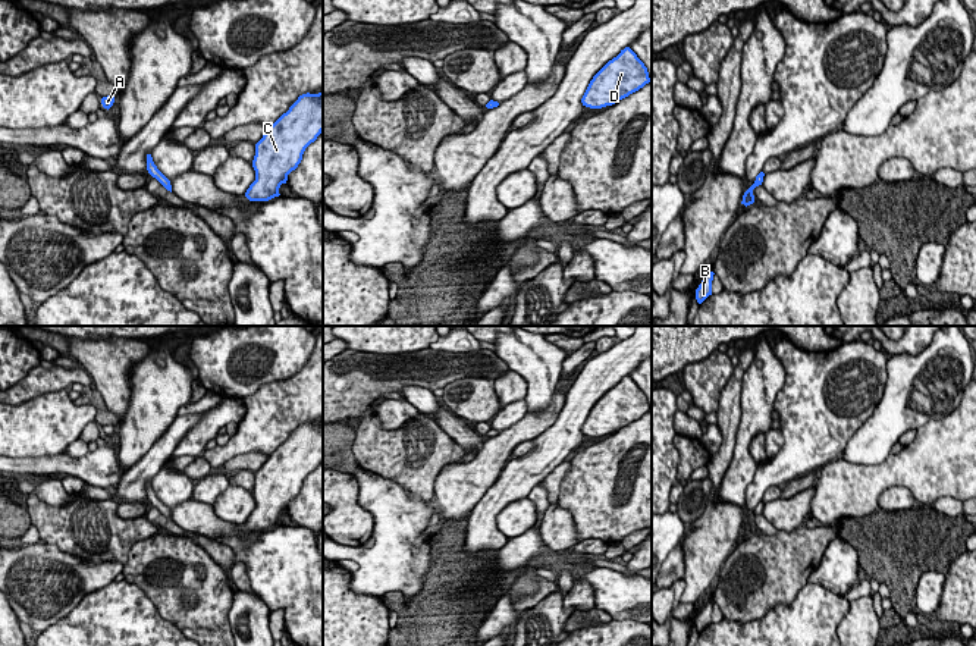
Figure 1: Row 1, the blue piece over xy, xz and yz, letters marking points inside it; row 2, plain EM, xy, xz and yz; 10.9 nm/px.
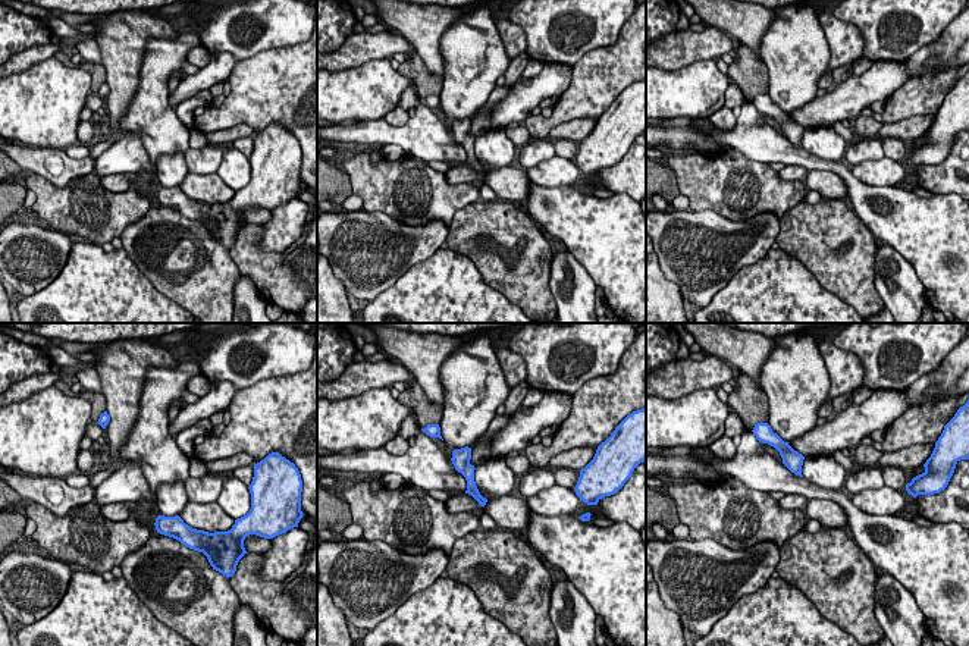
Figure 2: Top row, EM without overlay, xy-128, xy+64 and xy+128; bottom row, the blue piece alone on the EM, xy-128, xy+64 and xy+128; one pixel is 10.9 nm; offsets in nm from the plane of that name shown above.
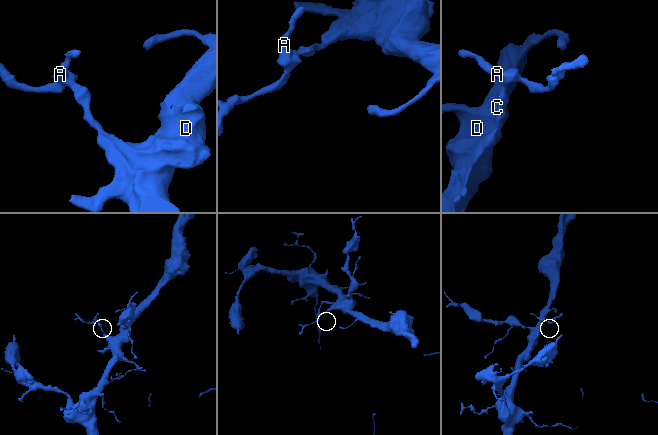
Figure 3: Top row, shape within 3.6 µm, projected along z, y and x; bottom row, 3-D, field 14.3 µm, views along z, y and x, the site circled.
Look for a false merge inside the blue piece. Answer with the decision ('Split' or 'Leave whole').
Split

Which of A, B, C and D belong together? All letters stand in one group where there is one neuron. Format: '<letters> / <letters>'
A / B C D

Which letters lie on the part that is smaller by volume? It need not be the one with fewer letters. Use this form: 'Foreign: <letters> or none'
Foreign: A

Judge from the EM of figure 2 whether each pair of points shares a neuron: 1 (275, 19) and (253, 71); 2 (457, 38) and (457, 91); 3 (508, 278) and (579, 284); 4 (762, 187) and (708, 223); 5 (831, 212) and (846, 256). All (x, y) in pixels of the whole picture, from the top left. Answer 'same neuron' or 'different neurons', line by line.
1: different neurons
2: same neuron
3: different neurons
4: different neurons
5: same neuron

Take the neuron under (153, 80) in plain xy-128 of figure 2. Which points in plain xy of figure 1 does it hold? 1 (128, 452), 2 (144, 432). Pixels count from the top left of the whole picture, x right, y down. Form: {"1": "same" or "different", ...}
{"1": "same", "2": "same"}

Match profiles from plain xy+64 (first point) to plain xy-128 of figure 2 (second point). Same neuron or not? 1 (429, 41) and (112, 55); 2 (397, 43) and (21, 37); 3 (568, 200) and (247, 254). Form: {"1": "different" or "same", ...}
{"1": "same", "2": "different", "3": "different"}

